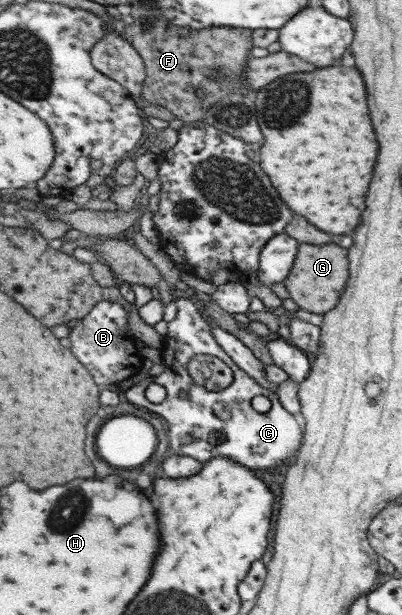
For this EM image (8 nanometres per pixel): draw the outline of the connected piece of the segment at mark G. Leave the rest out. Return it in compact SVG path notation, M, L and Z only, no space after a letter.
M302 244L302 252L298 252L298 260L293 264L288 278L283 283L288 289L290 298L296 302L300 309L324 314L336 307L348 281L348 258L346 250L334 244L328 246L310 246Z

